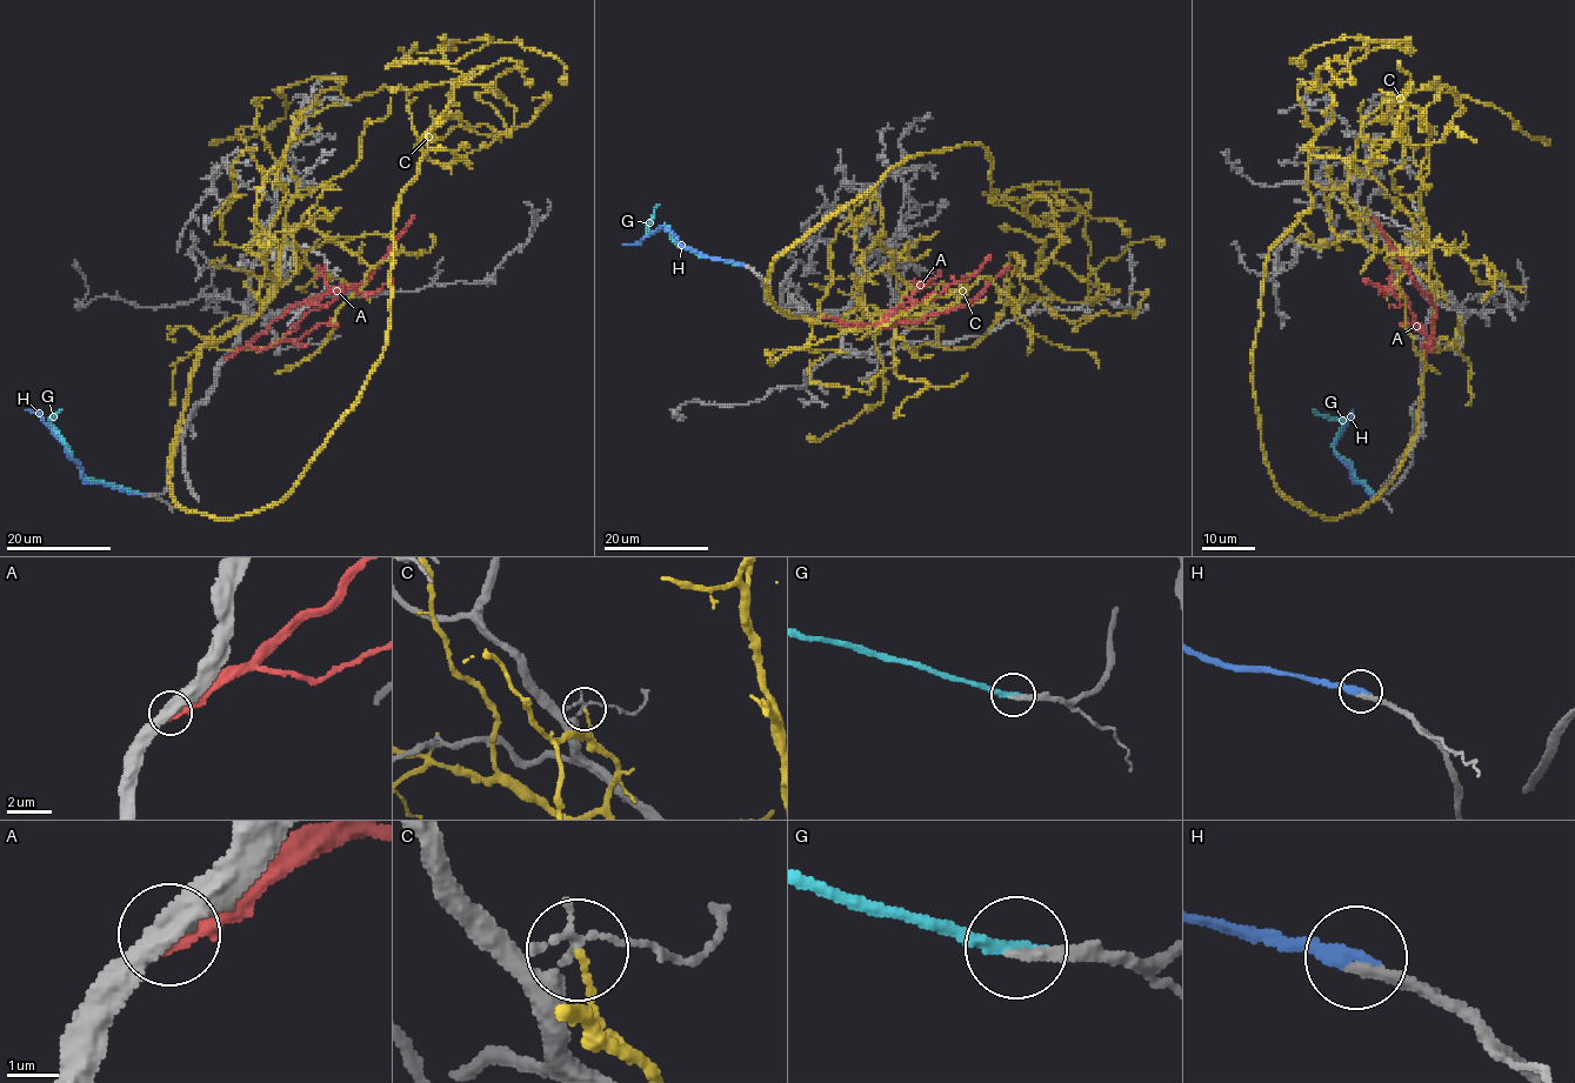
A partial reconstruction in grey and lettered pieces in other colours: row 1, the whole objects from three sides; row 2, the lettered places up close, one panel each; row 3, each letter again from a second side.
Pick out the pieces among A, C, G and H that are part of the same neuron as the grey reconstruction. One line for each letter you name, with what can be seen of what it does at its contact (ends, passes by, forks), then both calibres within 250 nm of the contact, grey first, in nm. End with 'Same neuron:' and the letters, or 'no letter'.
H: it ends | 200/280 nm
Same neuron: H

